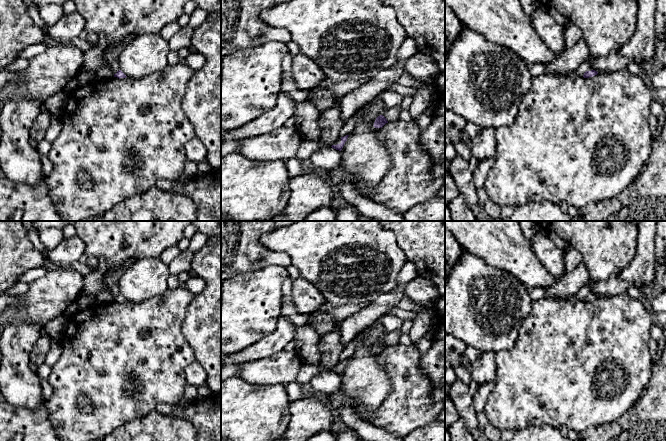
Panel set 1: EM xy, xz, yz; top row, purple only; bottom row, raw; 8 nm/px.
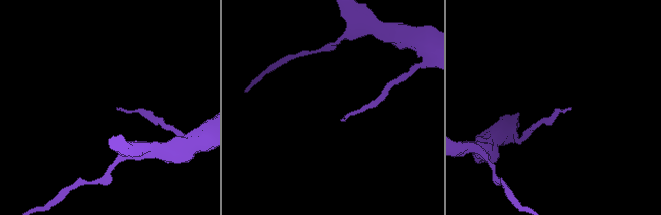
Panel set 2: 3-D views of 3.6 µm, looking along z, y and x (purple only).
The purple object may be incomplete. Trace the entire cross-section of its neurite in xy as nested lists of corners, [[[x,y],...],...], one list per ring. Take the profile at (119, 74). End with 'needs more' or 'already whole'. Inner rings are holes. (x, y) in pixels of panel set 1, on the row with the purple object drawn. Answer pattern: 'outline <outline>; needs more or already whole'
outline [[[118,61],[112,62],[110,65],[111,70],[114,73],[114,77],[117,78],[126,78],[127,76],[119,69],[119,63]]]; needs more

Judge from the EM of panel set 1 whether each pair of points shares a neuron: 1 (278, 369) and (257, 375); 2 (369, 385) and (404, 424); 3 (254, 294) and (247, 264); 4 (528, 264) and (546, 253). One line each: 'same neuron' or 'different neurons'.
1: same neuron
2: different neurons
3: different neurons
4: different neurons

